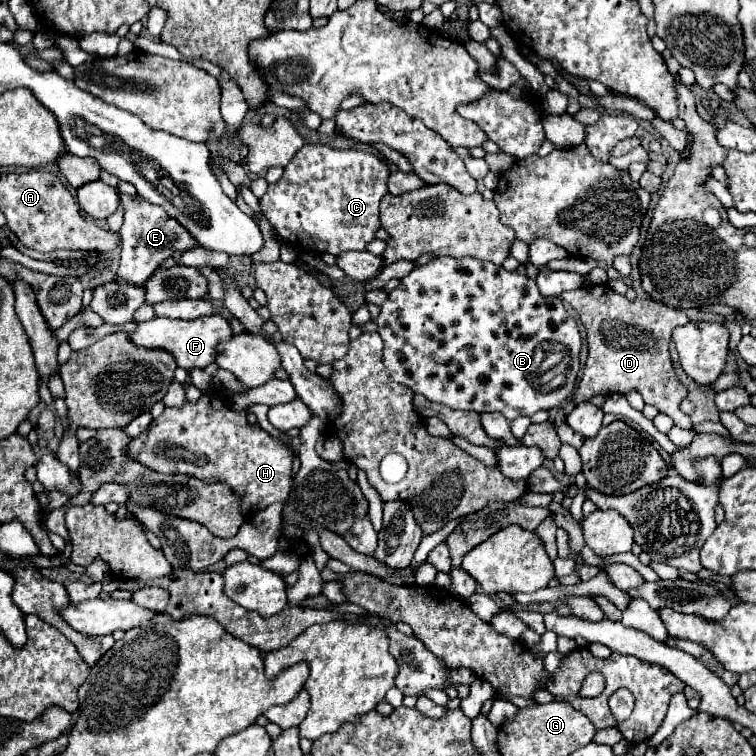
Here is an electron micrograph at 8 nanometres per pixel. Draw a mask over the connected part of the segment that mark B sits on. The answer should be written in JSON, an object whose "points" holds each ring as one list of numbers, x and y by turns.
{"points":[[431,259,401,279,399,287,389,293,375,323,385,341,383,363,391,377,429,401,451,409,497,411,513,421,521,415,531,417,541,409,555,409,575,391,581,365,581,333,577,321,559,297,543,297,533,279,509,273,499,265,477,259]]}

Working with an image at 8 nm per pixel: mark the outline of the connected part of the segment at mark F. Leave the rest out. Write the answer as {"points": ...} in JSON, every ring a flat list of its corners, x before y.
{"points":[[209,315,209,317,201,317,201,319,193,319,193,321,181,321,181,319,163,319,163,317,155,317,153,321,145,321,139,323,135,333,129,333,131,341,135,345,141,347,159,347,165,349,169,353,175,355,175,361,179,367,183,369,203,369,209,363,215,361,217,357,217,343,231,339,233,337,233,327,231,323,221,317,221,315]]}

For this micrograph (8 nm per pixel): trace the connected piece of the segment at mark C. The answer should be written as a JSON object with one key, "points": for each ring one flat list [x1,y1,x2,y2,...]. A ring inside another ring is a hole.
{"points":[[303,145,289,167,285,167,283,177,269,185,267,193,259,199,259,207,279,239,299,253,331,253,339,257,345,251,365,251,381,229,379,203,389,193,389,175,391,171,387,163,373,153,357,149,333,149,327,145]]}

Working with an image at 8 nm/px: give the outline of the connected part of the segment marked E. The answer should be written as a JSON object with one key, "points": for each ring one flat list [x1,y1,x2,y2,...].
{"points":[[119,193,119,199,121,199,121,205,125,209,125,223,119,231,123,251,121,251,119,269,115,273,117,275,115,281,143,287,143,283,149,279,149,275,165,259,169,259,173,255,173,251,187,251,193,245,197,245,197,241,175,219,167,217,159,205,153,205,141,197,127,195,127,193]]}

